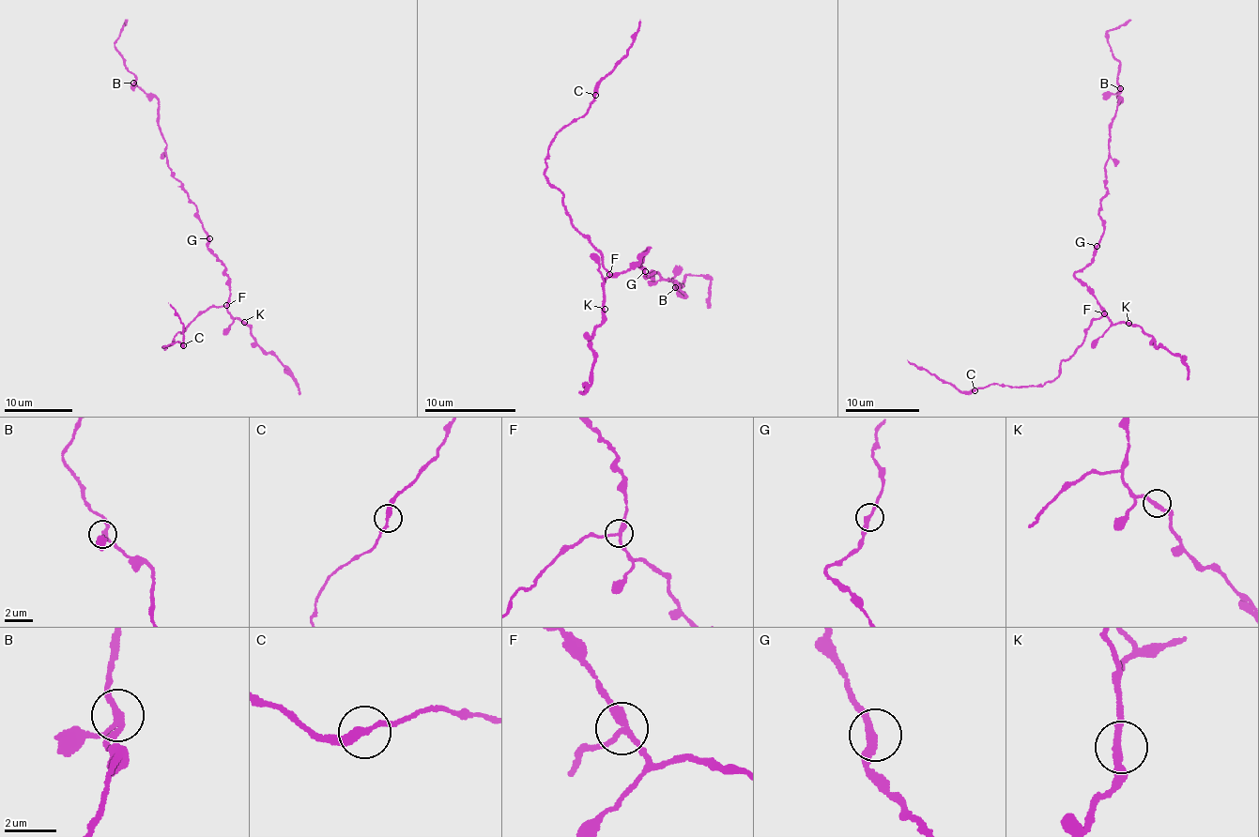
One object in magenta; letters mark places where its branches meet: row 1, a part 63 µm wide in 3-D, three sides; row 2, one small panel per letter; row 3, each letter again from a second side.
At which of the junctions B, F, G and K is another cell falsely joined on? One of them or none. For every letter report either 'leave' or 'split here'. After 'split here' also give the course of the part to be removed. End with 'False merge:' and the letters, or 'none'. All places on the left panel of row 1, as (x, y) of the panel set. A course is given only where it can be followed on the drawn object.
B: leave
F: split here; foreign part runs (225, 305), (212, 307), (191, 322), (171, 344), (162, 347), (182, 343), (183, 325), (169, 303)
G: leave
K: leave
False merge: F

